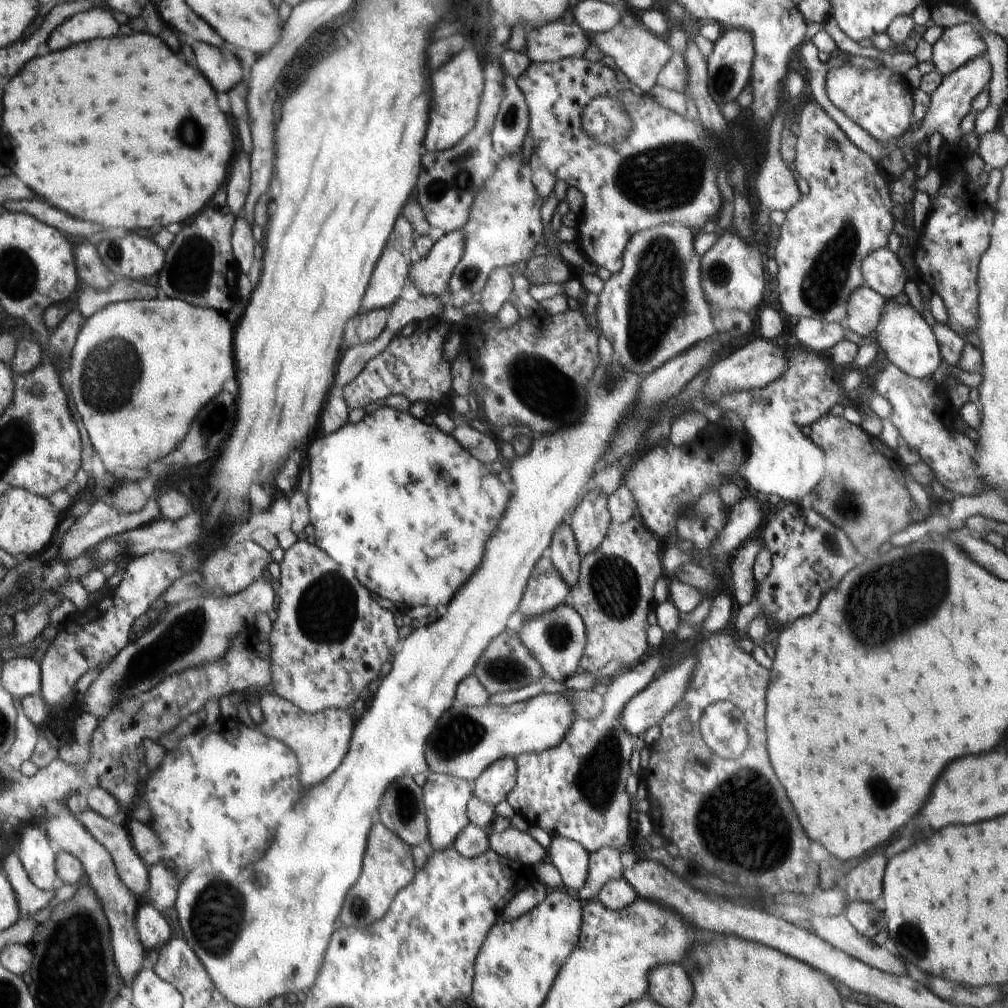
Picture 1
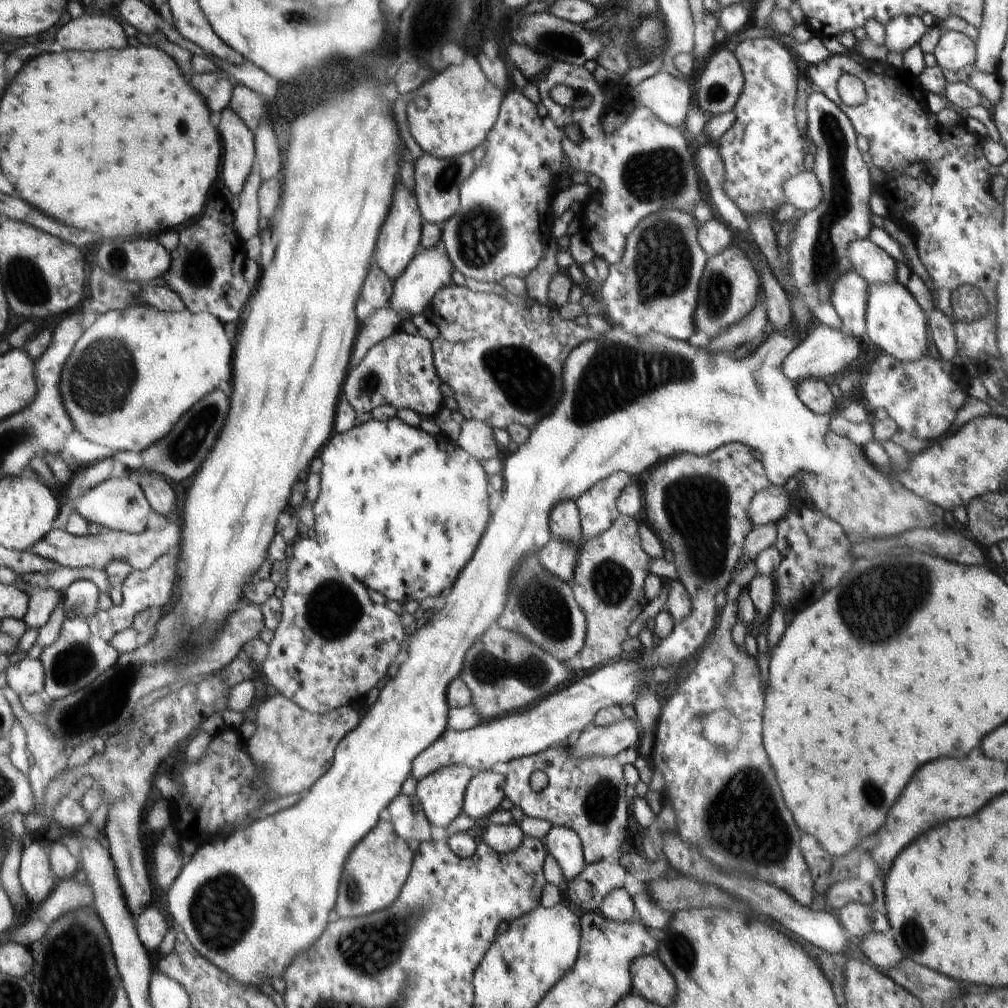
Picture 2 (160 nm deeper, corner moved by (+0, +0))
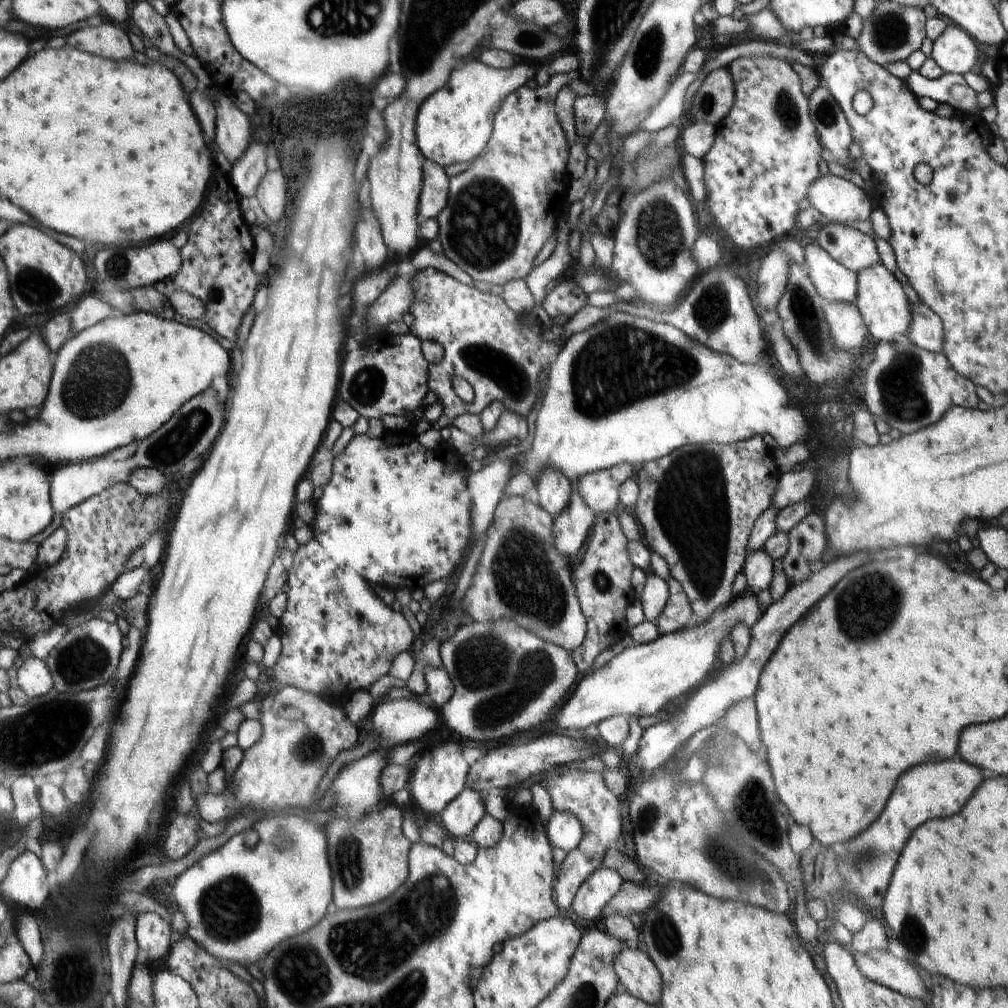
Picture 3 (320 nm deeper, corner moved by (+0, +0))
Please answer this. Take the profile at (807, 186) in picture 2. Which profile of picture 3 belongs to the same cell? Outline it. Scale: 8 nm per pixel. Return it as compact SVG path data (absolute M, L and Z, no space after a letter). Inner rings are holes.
M832 173L812 183L807 198L822 218L830 223L866 222L874 207L873 201L862 189Z

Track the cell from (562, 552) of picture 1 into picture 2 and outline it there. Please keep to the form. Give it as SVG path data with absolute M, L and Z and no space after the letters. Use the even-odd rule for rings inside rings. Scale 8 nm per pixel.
M568 499L558 503L549 516L551 534L559 539L580 544L581 518L575 500Z

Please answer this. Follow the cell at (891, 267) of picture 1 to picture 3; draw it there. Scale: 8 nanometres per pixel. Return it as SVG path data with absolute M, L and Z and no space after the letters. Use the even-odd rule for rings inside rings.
M840 223L818 226L812 236L844 268L857 272L880 263L875 238Z

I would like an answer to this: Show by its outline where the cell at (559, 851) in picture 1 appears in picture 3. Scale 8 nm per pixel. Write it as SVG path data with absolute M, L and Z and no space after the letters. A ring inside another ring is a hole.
M554 811L546 820L546 832L552 846L573 851L584 836L578 817L570 811Z

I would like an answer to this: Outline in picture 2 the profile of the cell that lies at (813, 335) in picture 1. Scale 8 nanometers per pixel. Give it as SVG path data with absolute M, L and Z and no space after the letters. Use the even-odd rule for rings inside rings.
M609 324L607 331L604 334L596 335L588 342L578 345L573 348L573 351L565 358L562 369L563 391L560 400L554 408L550 409L550 413L546 418L543 418L536 426L524 444L518 447L517 452L508 455L501 470L504 482L503 501L498 508L494 508L490 513L489 519L485 524L478 546L474 551L473 557L470 558L466 566L462 568L460 574L453 585L446 587L446 592L442 591L445 602L444 606L434 614L434 617L419 630L415 631L413 635L408 637L405 646L408 649L408 657L402 664L399 664L396 676L387 678L380 685L380 694L375 704L370 707L370 710L363 715L361 723L350 731L344 739L338 744L336 756L333 760L333 766L329 768L324 776L321 776L316 783L310 787L307 795L297 804L285 808L281 811L268 816L268 818L260 818L254 820L252 824L256 826L246 826L240 828L236 832L232 832L232 838L242 838L242 840L214 840L214 844L204 844L202 848L198 848L194 852L194 856L190 858L190 862L182 868L179 875L174 879L174 882L168 888L168 910L172 914L176 926L180 926L193 943L193 947L197 949L206 960L211 961L218 968L227 972L234 980L244 983L246 986L260 986L262 982L262 974L266 974L266 966L284 966L294 960L294 956L298 952L304 952L326 928L328 924L328 914L336 904L338 898L338 882L346 858L350 851L364 836L368 835L377 822L380 820L380 812L384 810L400 793L401 786L404 781L411 776L411 766L414 758L420 754L425 748L428 748L442 733L447 729L447 716L450 709L446 700L446 689L448 683L456 676L459 676L466 651L484 634L484 631L495 622L504 610L507 592L509 591L510 574L513 574L514 567L517 567L520 559L525 559L526 555L532 555L539 550L551 539L552 534L549 525L549 516L553 508L562 501L576 500L581 493L585 493L590 487L593 487L598 481L604 480L612 473L625 472L628 473L634 480L638 479L641 472L644 472L650 466L656 464L656 460L660 458L670 458L672 454L692 453L695 455L708 454L713 447L720 446L723 443L742 443L748 445L751 449L762 452L762 464L767 476L767 479L772 485L786 484L787 480L792 476L800 477L801 471L819 472L822 466L828 464L830 460L830 450L825 443L826 433L830 430L829 422L830 415L819 415L812 412L797 395L795 383L792 382L782 370L783 360L792 352L797 344L803 339L796 331L794 337L788 336L788 333L782 333L777 330L769 329L765 334L765 341L760 344L756 352L736 359L729 351L709 351L703 347L690 345L688 341L681 341L676 339L669 339L667 336L661 335L659 332L650 331L649 335L637 337L632 333L627 333L620 327Z

